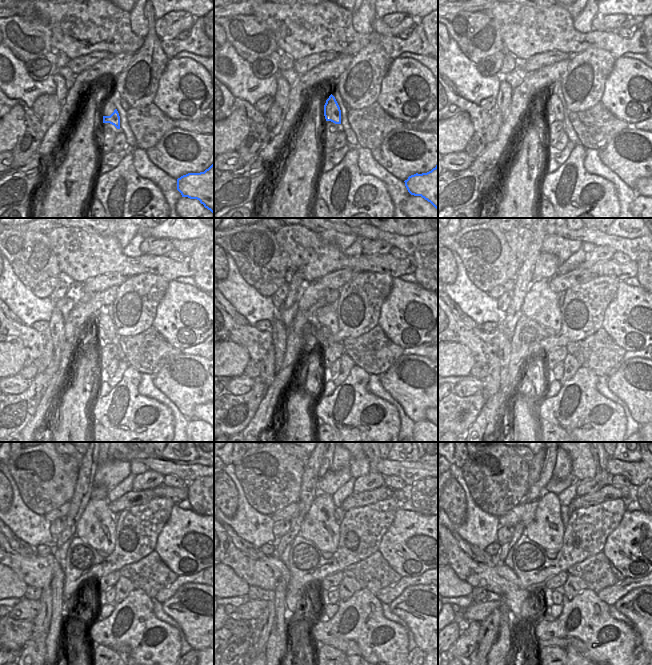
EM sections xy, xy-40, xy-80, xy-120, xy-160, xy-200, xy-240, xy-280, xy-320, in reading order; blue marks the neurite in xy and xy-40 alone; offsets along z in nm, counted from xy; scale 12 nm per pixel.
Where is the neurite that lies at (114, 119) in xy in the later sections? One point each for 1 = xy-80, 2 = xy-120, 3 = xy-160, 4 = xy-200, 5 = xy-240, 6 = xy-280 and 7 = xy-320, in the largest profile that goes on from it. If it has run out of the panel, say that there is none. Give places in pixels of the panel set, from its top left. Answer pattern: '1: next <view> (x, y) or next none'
1: next xy-80 (558, 111)
2: next xy-120 (103, 320)
3: next xy-160 (326, 315)
4: next xy-200 (541, 304)
5: next xy-240 (95, 526)
6: next xy-280 (319, 526)
7: next xy-320 (547, 529)

